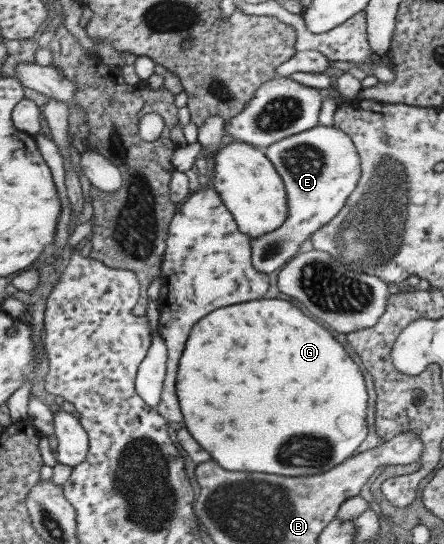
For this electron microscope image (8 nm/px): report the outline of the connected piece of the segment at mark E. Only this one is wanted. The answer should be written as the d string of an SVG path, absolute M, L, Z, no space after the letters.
M322 123L318 126L287 137L263 150L286 182L291 209L281 228L259 236L258 239L252 238L253 262L255 269L260 272L273 273L287 265L313 233L317 233L339 215L361 181L361 157L354 140L337 127Z

